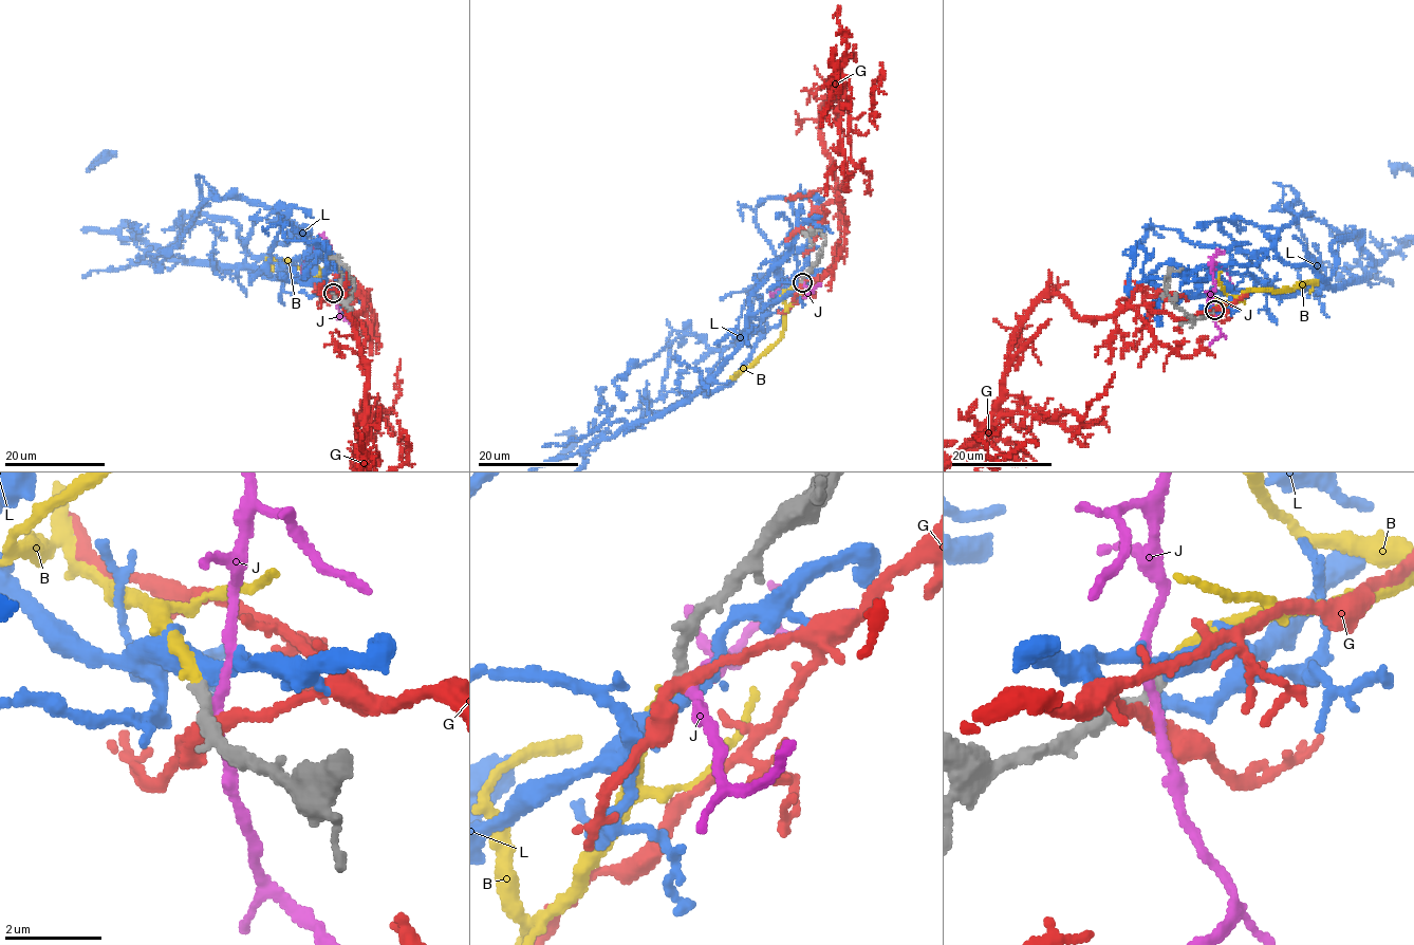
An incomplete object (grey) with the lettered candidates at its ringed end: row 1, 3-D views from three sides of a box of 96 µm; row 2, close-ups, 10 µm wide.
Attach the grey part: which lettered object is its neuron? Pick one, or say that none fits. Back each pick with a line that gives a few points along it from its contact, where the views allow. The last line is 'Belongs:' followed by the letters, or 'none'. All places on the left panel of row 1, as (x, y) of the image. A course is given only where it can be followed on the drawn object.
B: via (333, 293), (317, 267), (274, 260), (271, 270)
Belongs: B

